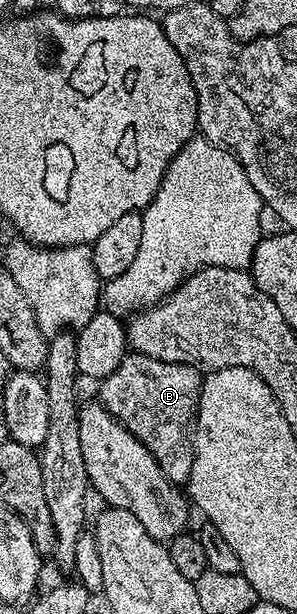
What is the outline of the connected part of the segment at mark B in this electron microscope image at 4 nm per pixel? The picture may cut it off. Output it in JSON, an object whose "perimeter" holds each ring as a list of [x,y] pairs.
{"perimeter":[[[128,352],[114,372],[98,383],[97,398],[130,434],[145,444],[167,479],[183,484],[191,477],[195,459],[195,416],[203,380],[204,375],[195,366]]]}

